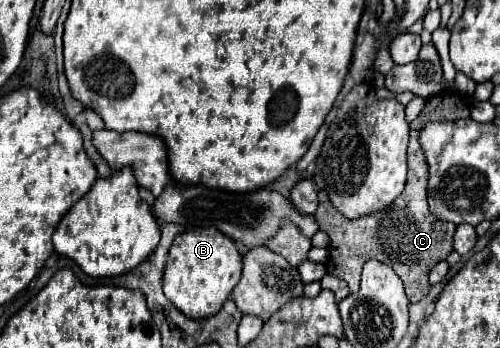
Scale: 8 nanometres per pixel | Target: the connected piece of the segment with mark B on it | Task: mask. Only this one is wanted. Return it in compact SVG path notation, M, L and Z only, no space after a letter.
M196 228L174 238L164 270L164 294L188 318L216 314L242 274L242 258L232 238L212 228Z

